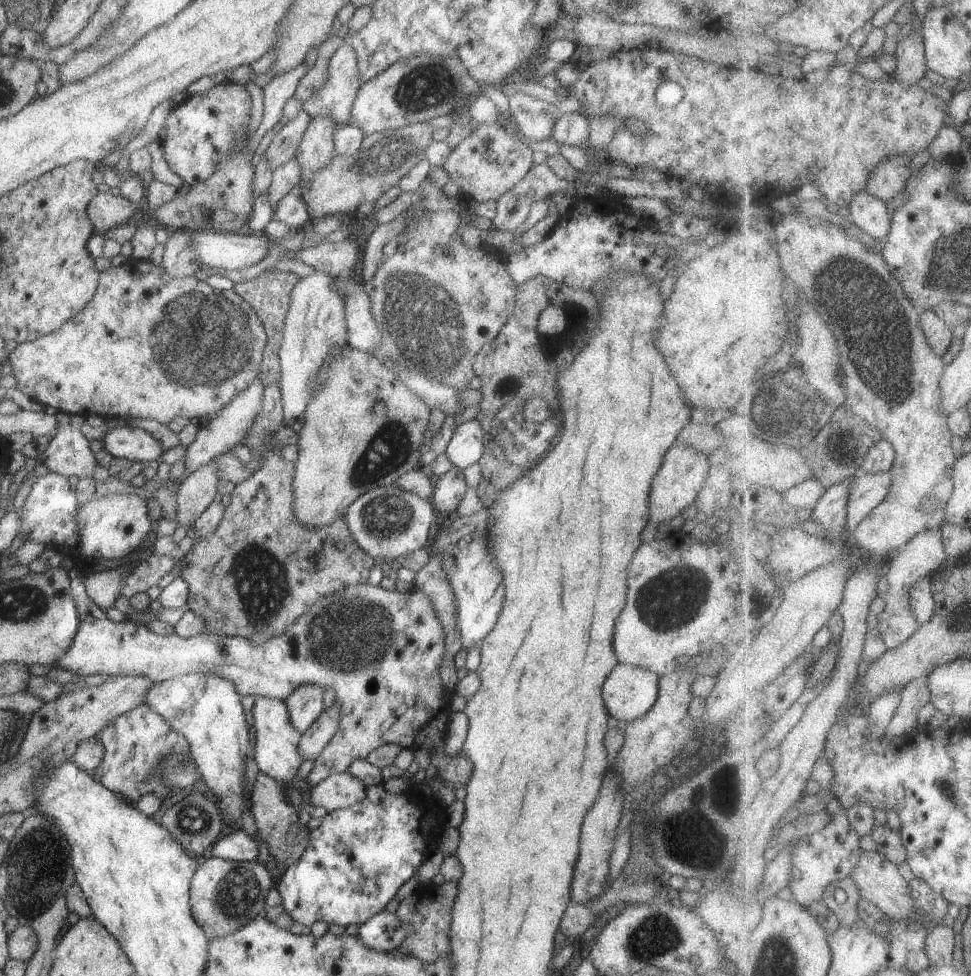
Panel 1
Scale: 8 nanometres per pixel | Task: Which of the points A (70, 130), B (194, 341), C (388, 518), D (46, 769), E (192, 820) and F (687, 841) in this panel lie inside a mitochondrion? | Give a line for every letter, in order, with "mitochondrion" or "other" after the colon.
A: other
B: mitochondrion
C: mitochondrion
D: other
E: mitochondrion
F: mitochondrion

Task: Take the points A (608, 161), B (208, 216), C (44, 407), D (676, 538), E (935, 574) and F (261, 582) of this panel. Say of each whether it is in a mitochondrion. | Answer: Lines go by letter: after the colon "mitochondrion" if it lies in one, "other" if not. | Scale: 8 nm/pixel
A: other
B: other
C: other
D: other
E: other
F: mitochondrion

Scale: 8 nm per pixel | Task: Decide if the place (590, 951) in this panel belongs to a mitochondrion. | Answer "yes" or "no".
no

